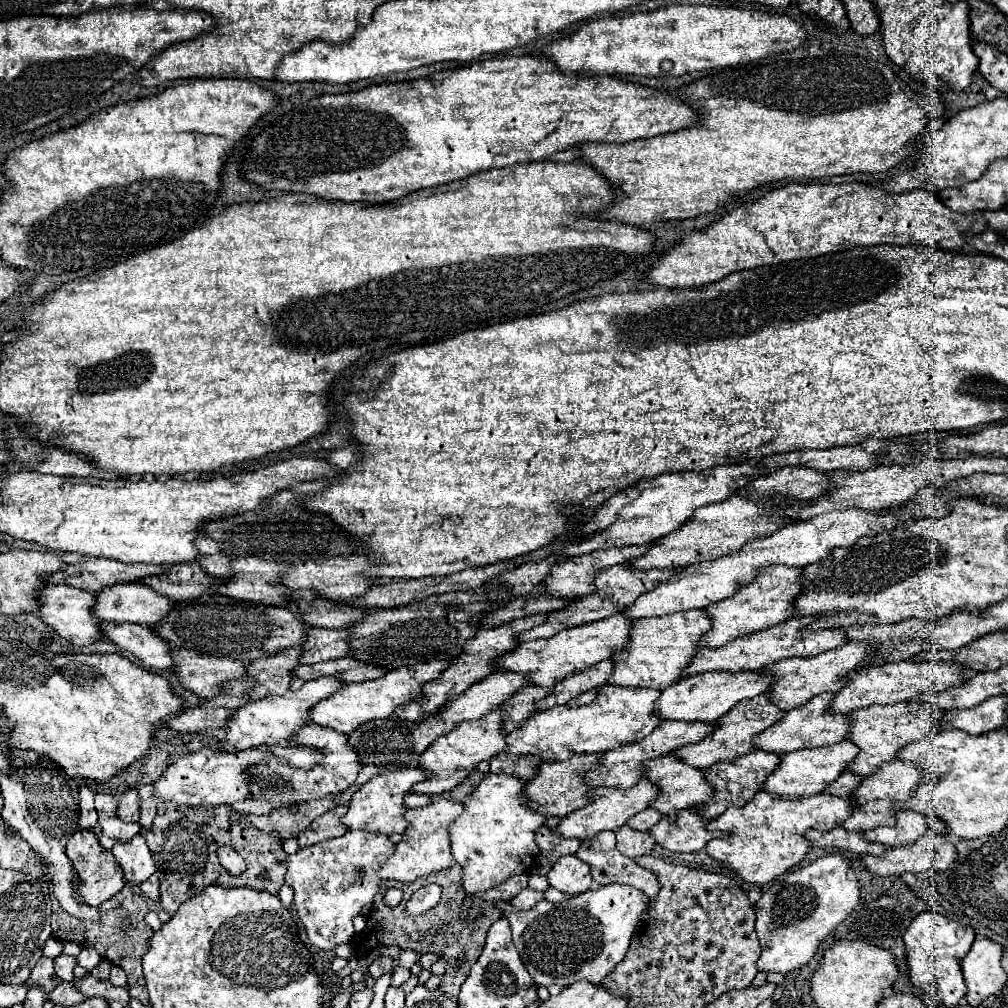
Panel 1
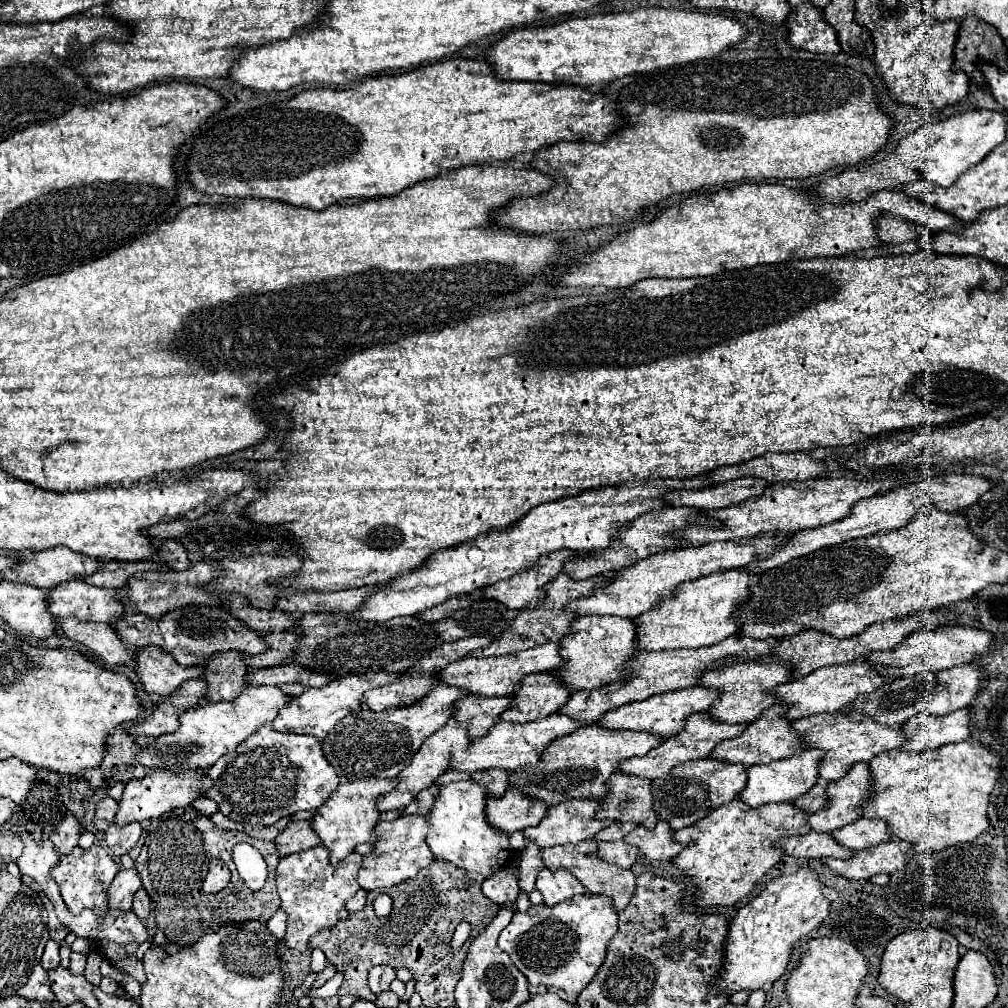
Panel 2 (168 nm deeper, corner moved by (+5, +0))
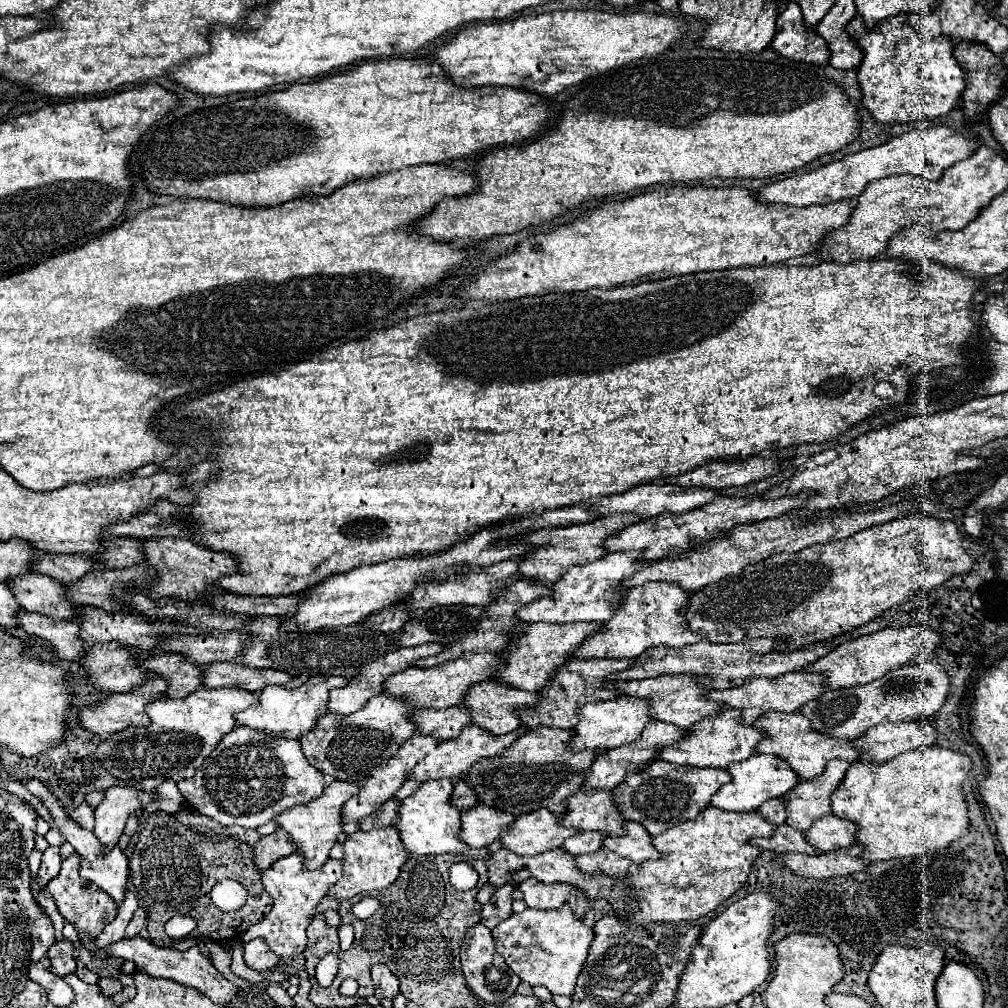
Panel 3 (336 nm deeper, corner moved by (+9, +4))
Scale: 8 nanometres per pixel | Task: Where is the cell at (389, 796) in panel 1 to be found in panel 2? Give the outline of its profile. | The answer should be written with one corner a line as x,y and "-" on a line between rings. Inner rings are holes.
369,777
353,783
341,783
333,797
327,799
323,807
317,809
315,817
311,819
311,827
319,833
323,845
331,851
331,863
345,859
353,853
355,845
359,843
375,843
375,827
379,823
379,811
375,807
377,799
391,789
395,789
399,779
383,779
383,777

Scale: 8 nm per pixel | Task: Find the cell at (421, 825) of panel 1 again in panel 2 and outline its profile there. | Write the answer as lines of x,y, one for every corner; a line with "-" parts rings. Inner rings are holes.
419,813
401,815
399,819
395,819
391,823
387,823
387,821
379,823
379,829
375,829
375,833
379,833
375,851
365,855
363,867
359,869
359,875
357,875
361,889
373,891
373,889
385,889
385,887
399,885
405,879
415,877
427,865
431,865
435,861
435,855
431,853
431,849
425,841
427,831
429,831
429,819

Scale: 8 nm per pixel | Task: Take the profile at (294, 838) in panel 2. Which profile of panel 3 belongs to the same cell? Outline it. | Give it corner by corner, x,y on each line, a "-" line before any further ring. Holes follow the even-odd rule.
275,831
267,837
261,837
253,845
253,863
257,871
263,873
265,869
269,869
271,863
275,863
281,857
287,857
291,851
295,851
295,847
291,847
291,841
287,841
287,835
283,835
283,831

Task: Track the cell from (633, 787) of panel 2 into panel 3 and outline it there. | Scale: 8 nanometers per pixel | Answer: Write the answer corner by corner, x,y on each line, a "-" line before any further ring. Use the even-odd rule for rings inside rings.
579,791
573,797
567,797
567,809
559,823
563,827
575,827
581,831
601,831
605,835
619,835
623,833
625,821
613,807
615,803
611,791

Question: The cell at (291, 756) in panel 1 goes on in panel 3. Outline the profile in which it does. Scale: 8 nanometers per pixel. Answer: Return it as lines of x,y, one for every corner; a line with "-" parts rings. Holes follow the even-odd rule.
111,787
107,789
103,801
93,807
95,815
95,837
105,849
113,849
125,829
127,817
135,811
143,811
145,805
155,797
155,793
139,791
133,787

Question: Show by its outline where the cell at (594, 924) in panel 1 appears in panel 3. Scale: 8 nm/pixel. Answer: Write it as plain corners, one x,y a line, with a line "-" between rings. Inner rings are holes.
567,905
561,911
537,911
525,909
523,913
511,913
509,919
501,921
493,929
495,949
501,953
505,963
527,981
531,987
543,985
553,995
573,995
575,981
587,949
591,945
593,929
589,929
581,919
573,917

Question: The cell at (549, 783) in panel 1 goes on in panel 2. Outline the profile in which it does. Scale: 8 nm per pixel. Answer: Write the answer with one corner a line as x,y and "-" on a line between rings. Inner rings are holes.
511,787
505,795
487,799
487,821
491,821
495,829
515,833
519,829
539,825
547,809
549,805
545,801
523,793
519,787

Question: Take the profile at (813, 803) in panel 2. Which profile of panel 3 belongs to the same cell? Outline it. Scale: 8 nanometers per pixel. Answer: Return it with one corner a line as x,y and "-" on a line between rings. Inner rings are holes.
777,797
777,799
771,799
767,803
763,803
759,809
759,815
769,821
771,825
783,825
785,823
785,805
783,805
783,799

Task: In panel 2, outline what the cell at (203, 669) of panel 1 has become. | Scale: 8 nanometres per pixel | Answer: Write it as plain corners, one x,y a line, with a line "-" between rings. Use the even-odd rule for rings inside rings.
143,647
137,651
137,673
145,685
145,691
151,695
169,695
177,693
179,687
189,679
201,679
207,669
201,665
183,667
179,665
171,653
165,653
157,647

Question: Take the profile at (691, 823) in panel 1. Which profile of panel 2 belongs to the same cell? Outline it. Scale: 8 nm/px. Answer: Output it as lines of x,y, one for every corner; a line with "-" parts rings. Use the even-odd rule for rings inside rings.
659,821
655,829
639,825
625,839
627,843
637,845
647,859
673,859
685,849
685,845
673,839
673,833
675,831
671,831
671,825
667,821

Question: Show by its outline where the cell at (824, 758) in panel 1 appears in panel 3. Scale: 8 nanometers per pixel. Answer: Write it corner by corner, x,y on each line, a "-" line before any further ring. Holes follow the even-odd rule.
753,755
753,757
743,759
739,763
731,763
727,767
727,771
733,779
729,783
725,783
711,797
711,805
717,809
723,809
723,811
735,811
735,813
755,811
765,801
775,799
775,797
783,797
789,789
793,789
799,783
795,773
791,773
791,769
787,769
787,763
779,761
779,757
771,757
771,755

